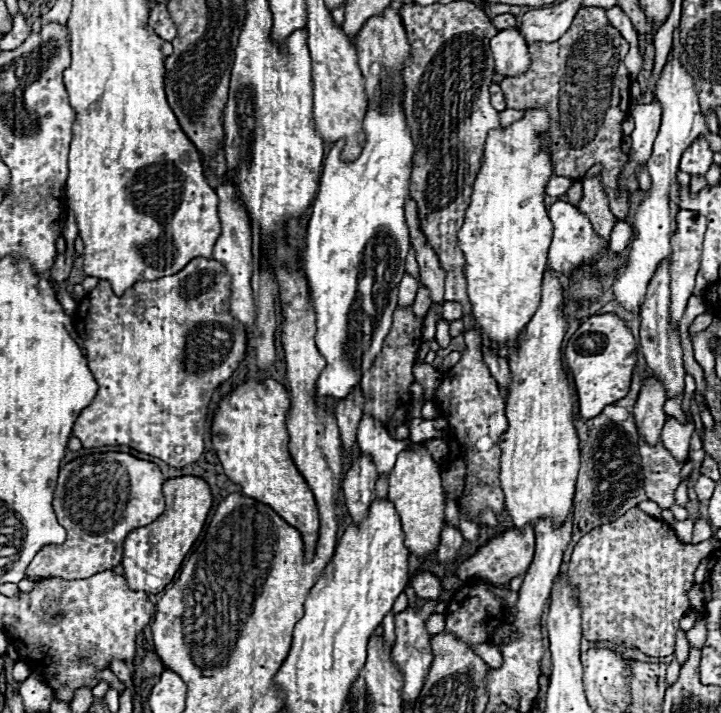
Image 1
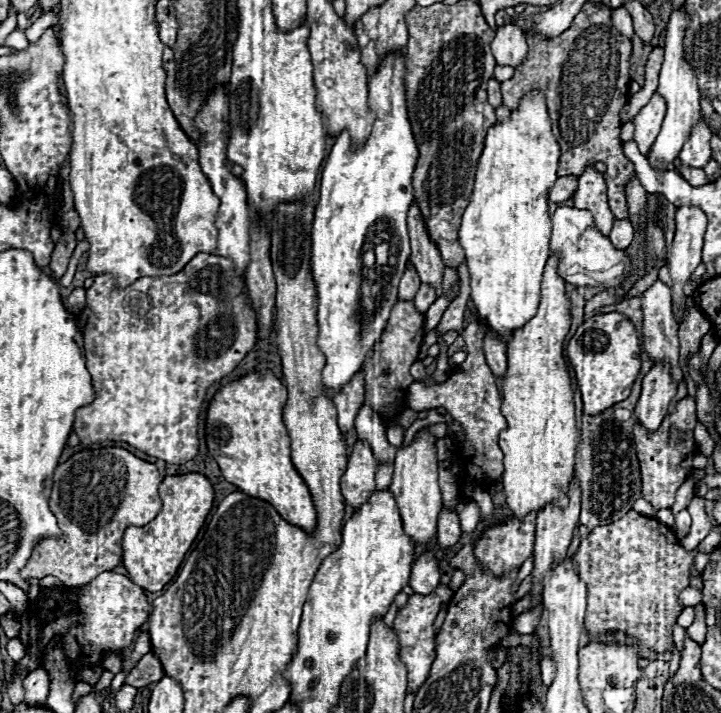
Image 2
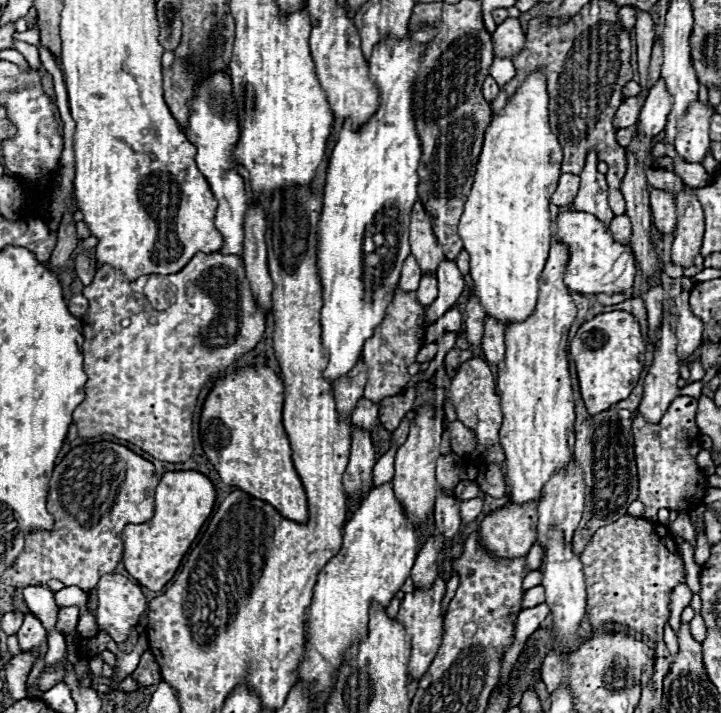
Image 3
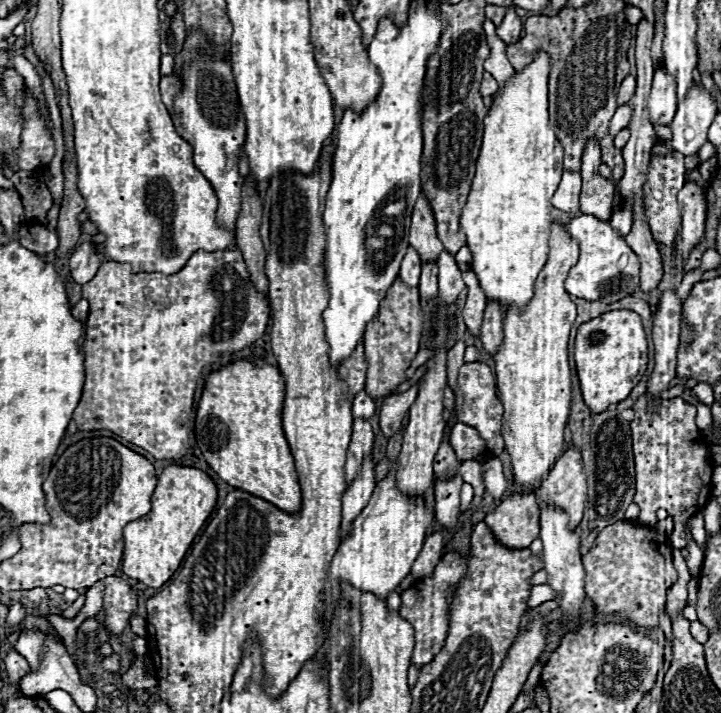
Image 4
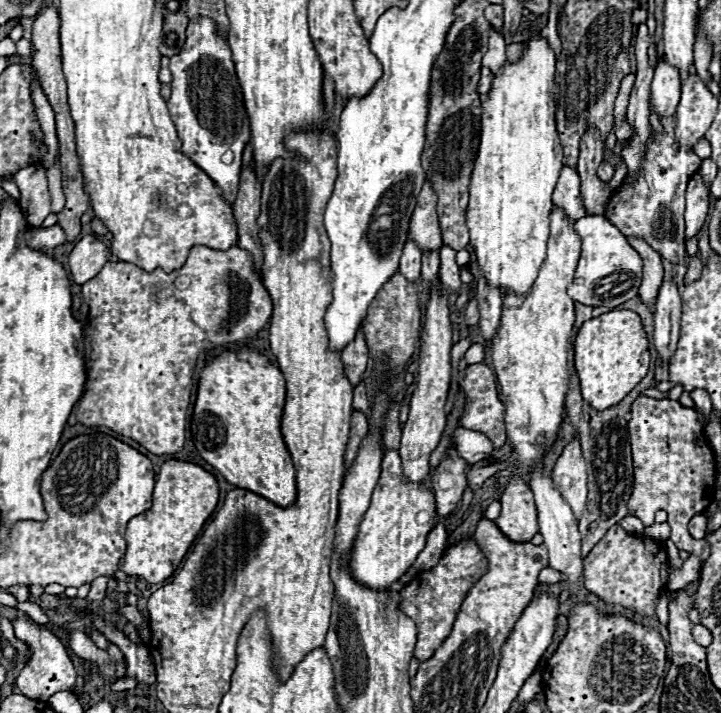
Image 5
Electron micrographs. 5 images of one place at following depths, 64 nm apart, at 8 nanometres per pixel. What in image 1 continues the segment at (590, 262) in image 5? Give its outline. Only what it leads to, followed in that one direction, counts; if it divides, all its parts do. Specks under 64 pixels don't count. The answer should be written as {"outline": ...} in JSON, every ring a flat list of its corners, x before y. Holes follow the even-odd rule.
{"outline":[[556,200,554,204,550,204,548,214,554,224,554,240,552,240,550,254,548,254,548,266,552,270,570,276,580,264,594,262,596,270,600,270,602,274,608,274,612,270,618,270,618,266,624,264,624,258,620,258,620,254,614,254,608,250,604,240,598,238,594,234,594,230,590,228,590,220,582,212,578,212,578,208,574,208,572,204,568,204,564,200]]}

